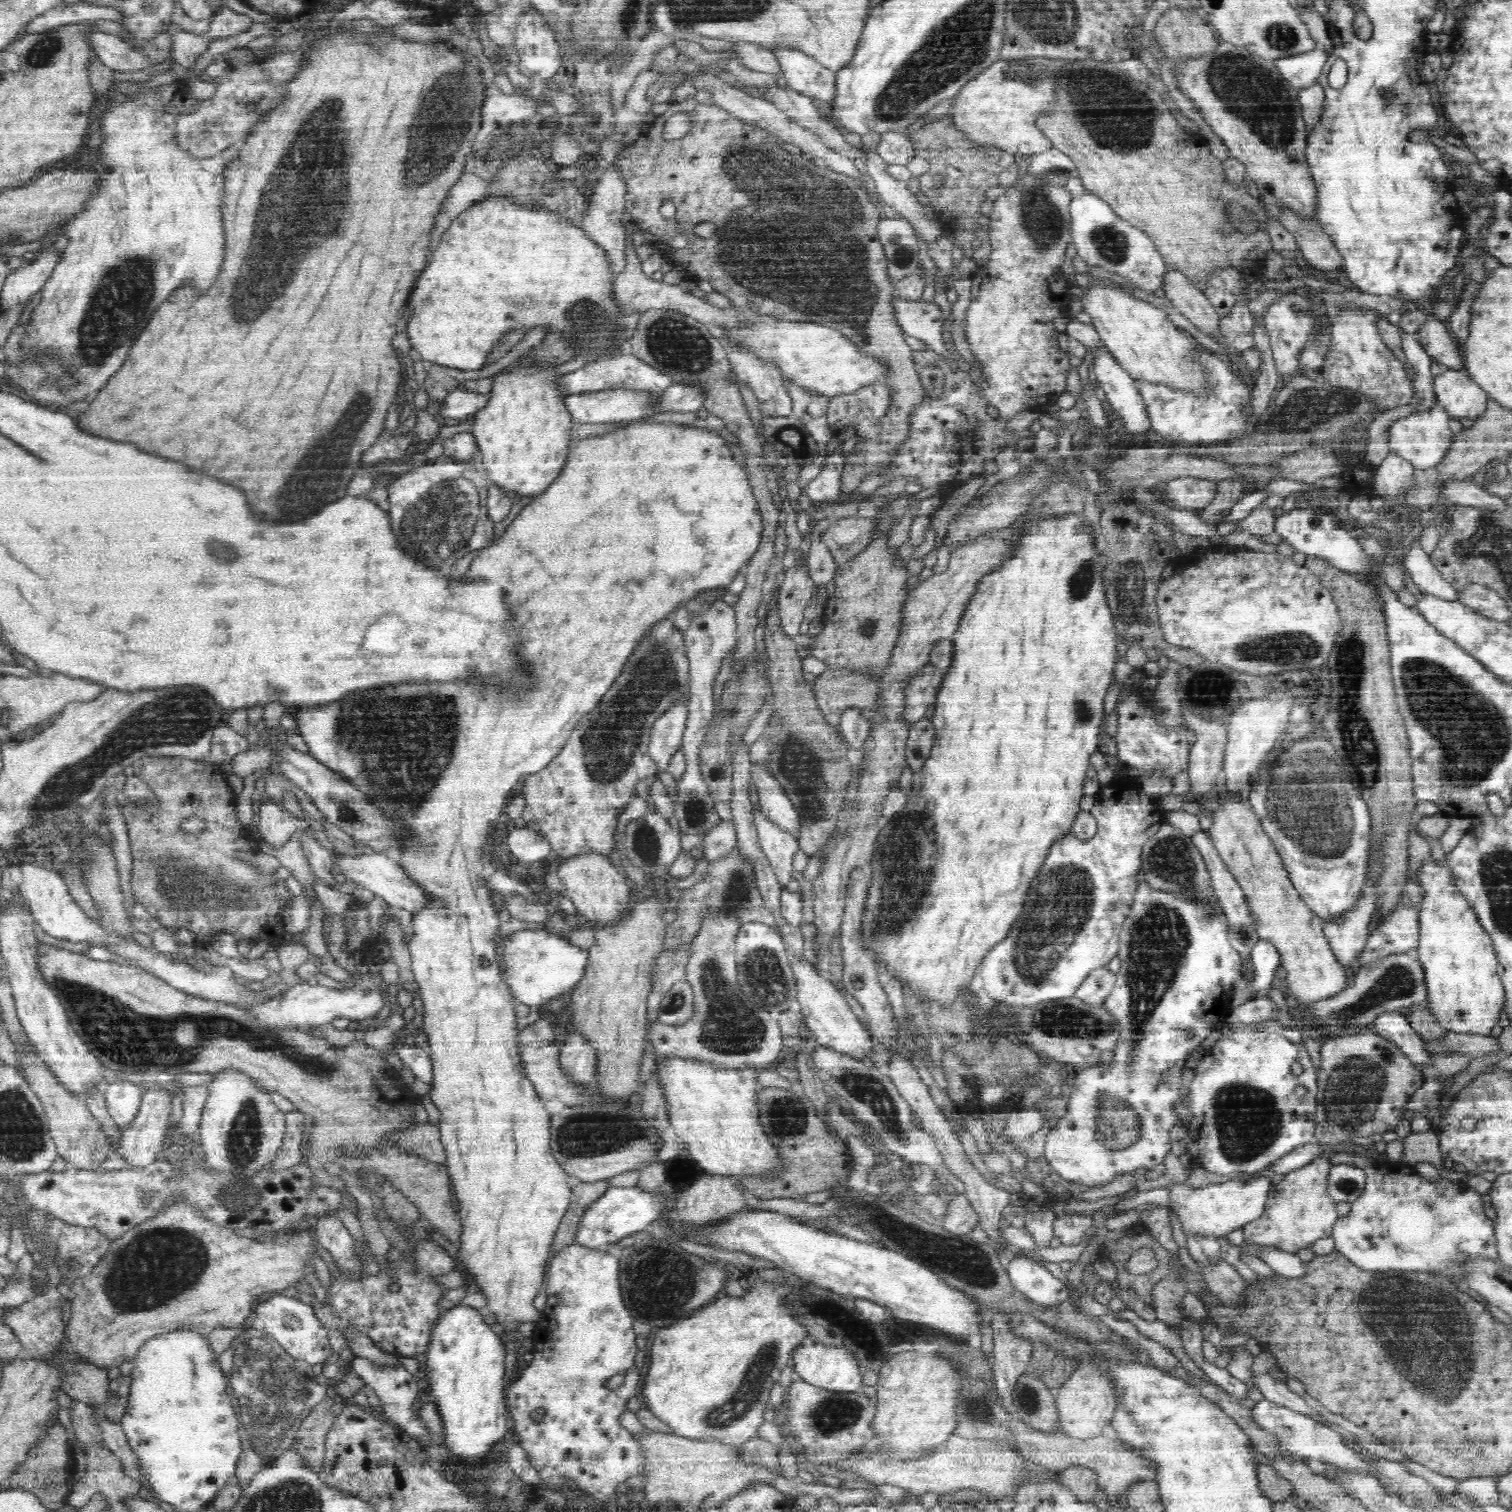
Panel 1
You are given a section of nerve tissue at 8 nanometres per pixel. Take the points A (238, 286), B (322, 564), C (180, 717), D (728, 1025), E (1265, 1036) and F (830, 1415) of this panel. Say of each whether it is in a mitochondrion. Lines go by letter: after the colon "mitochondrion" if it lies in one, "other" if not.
A: mitochondrion
B: other
C: mitochondrion
D: mitochondrion
E: other
F: mitochondrion

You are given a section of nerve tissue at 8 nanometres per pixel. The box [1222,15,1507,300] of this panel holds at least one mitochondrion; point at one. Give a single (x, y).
(1280, 36)

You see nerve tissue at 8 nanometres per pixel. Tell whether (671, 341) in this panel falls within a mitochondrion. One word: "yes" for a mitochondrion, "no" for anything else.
yes

